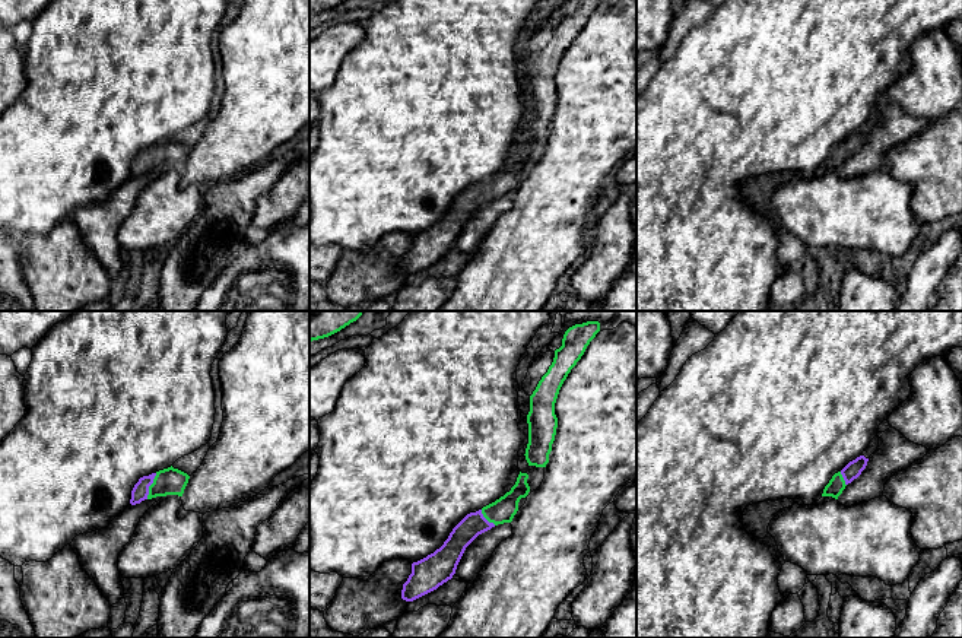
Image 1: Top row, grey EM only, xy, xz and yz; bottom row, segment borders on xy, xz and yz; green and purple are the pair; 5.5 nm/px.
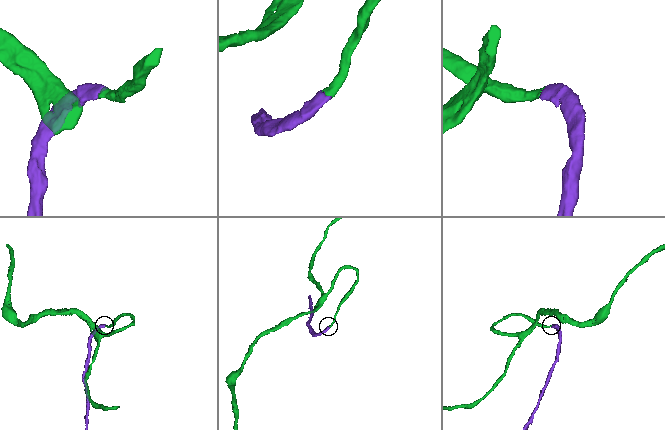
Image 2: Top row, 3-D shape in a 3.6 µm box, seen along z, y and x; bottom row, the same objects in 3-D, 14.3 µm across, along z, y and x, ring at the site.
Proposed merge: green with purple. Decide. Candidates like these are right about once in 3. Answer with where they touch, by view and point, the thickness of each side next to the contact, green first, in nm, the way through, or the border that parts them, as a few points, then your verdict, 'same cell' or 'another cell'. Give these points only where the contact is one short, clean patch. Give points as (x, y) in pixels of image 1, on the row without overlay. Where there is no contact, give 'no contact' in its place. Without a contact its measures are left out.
meets green in xy at (149, 159); 150 nm thick on the green side, 90 nm on the other; runs through xy (170, 154), (149, 159), (140, 164); same cell

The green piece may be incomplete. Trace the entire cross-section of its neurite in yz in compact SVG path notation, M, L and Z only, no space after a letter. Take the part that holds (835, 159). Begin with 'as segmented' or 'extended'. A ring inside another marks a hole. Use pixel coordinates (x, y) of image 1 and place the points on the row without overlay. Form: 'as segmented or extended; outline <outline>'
extended; outline M864 128L850 134L841 145L835 146L829 156L825 159L822 169L832 169L838 172L845 159L857 152L866 142L869 131Z

